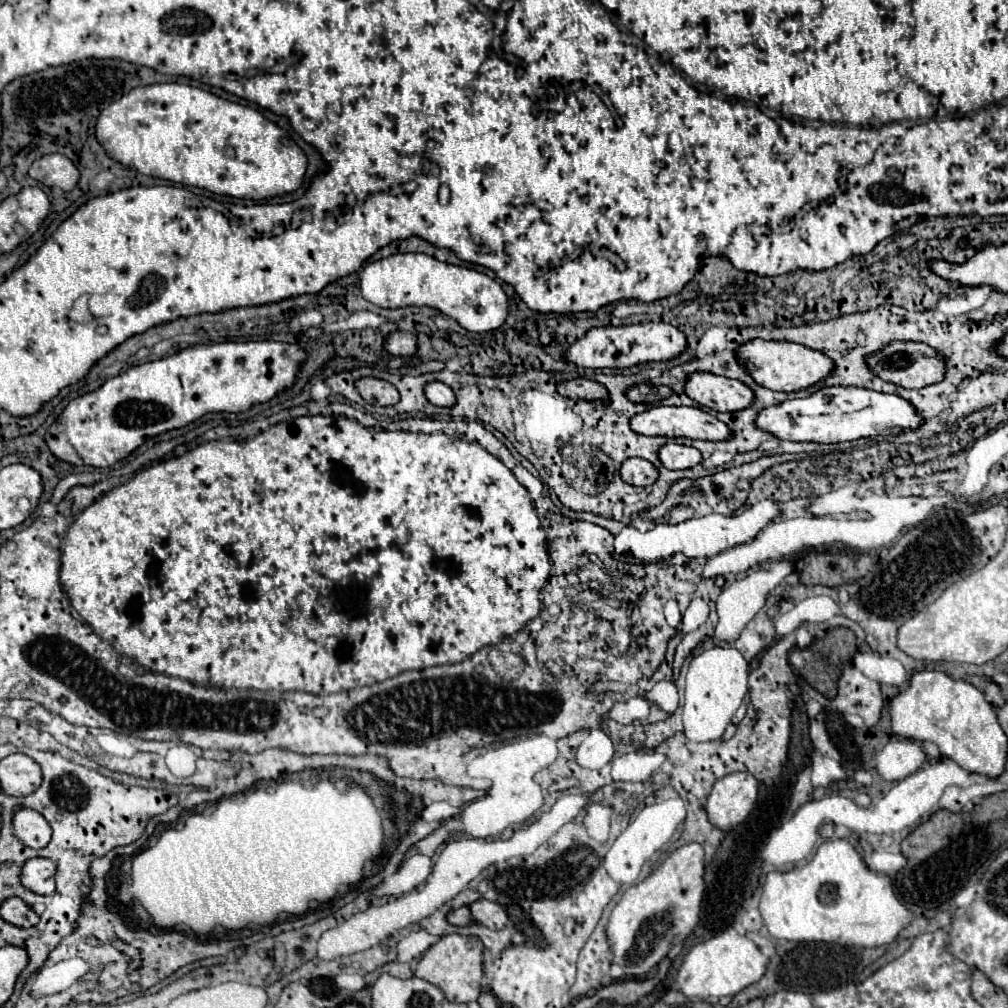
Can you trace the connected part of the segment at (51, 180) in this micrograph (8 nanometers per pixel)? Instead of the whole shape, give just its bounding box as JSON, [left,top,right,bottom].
[30,154,80,192]

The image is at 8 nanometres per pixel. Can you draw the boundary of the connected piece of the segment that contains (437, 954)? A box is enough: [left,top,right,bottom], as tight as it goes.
[414,934,482,1002]

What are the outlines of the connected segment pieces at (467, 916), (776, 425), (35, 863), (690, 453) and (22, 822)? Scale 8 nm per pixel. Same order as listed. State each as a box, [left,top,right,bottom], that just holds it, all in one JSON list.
[[448,906,472,926],[756,386,922,444],[22,858,56,894],[660,444,702,470],[14,808,52,848]]

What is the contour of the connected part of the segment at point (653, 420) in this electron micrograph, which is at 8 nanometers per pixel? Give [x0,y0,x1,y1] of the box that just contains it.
[630,406,730,442]

